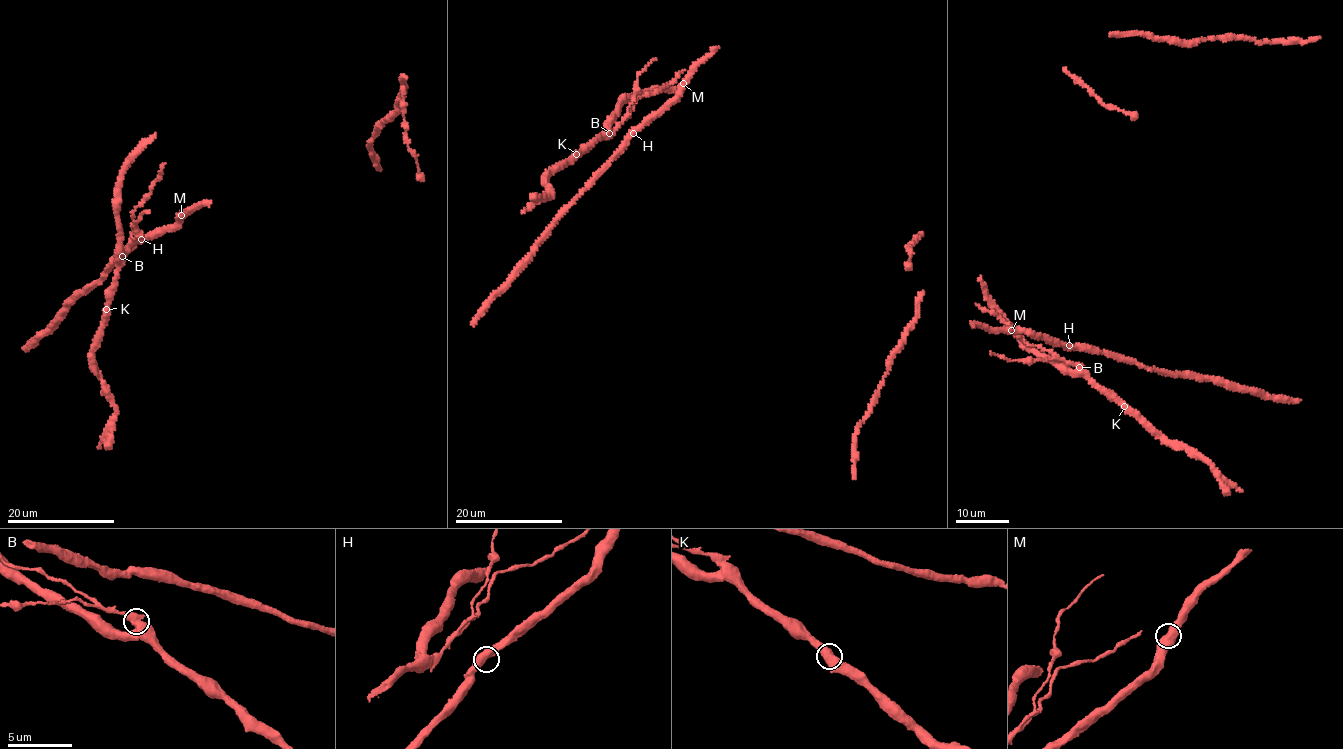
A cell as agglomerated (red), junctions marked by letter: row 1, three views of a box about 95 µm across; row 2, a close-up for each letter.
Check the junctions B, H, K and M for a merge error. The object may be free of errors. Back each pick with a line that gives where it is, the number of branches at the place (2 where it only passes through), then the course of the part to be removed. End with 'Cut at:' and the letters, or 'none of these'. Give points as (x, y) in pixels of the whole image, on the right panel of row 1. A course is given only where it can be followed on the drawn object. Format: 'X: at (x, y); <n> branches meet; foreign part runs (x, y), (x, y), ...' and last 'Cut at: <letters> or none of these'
B: at (1079, 367); 2 branches meet; foreign part runs (1079, 368), (1037, 345), (1027, 345), (1007, 323), (975, 303)
Cut at: B

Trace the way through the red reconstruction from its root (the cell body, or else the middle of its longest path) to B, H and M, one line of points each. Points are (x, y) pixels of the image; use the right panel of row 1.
B: (984, 294), (1009, 327), (1029, 345), (1071, 370), (1079, 368)
H: (984, 294), (1009, 327), (1029, 345), (1076, 371), (1077, 368), (1064, 359), (1069, 345)
M: (984, 294), (1029, 345), (1078, 370), (1064, 359), (1068, 350), (1065, 345), (1040, 334), (1011, 330)

